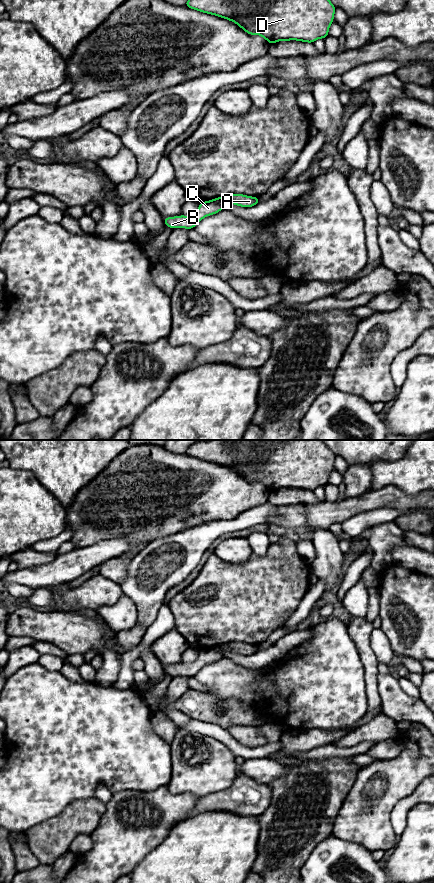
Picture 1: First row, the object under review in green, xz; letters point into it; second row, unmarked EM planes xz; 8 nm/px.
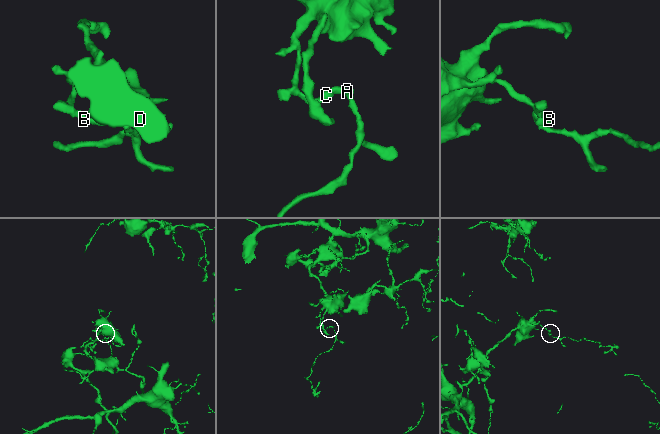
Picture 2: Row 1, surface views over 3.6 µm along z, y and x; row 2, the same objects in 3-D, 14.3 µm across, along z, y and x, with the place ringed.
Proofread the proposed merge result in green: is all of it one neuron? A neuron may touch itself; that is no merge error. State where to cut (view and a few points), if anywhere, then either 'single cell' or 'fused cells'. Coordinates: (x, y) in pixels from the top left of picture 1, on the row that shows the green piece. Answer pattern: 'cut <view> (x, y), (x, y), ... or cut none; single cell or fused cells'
cut xz (216, 198), (223, 207); fused cells

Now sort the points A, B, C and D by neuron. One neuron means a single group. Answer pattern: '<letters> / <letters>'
A / B C D

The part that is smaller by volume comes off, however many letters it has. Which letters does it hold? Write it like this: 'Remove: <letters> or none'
Remove: A

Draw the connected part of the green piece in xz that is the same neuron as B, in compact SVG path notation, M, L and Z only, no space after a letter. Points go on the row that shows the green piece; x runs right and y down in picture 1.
M217 198L199 203L198 210L190 216L175 216L163 218L166 226L171 229L181 227L186 229L194 228L204 217L213 215L221 211L224 207L218 203Z

